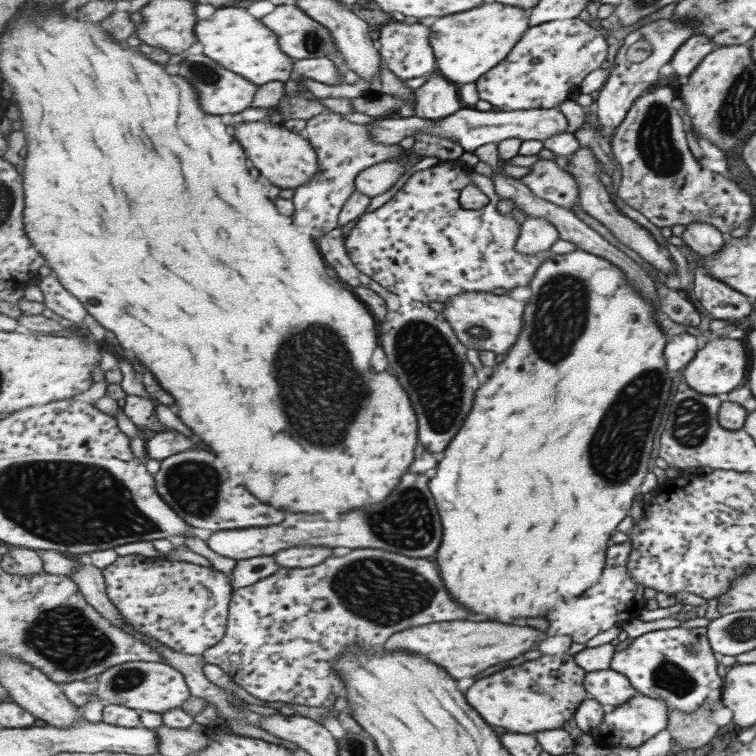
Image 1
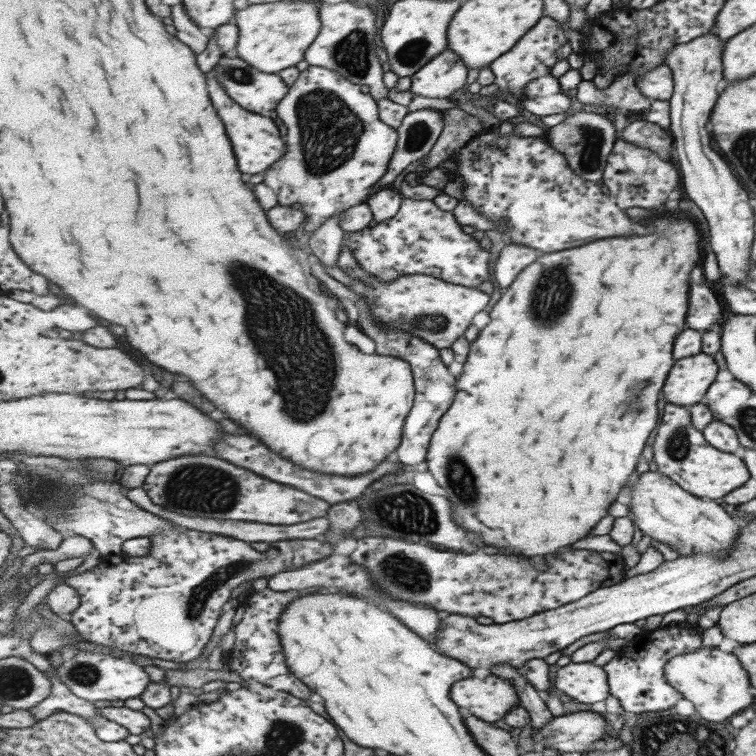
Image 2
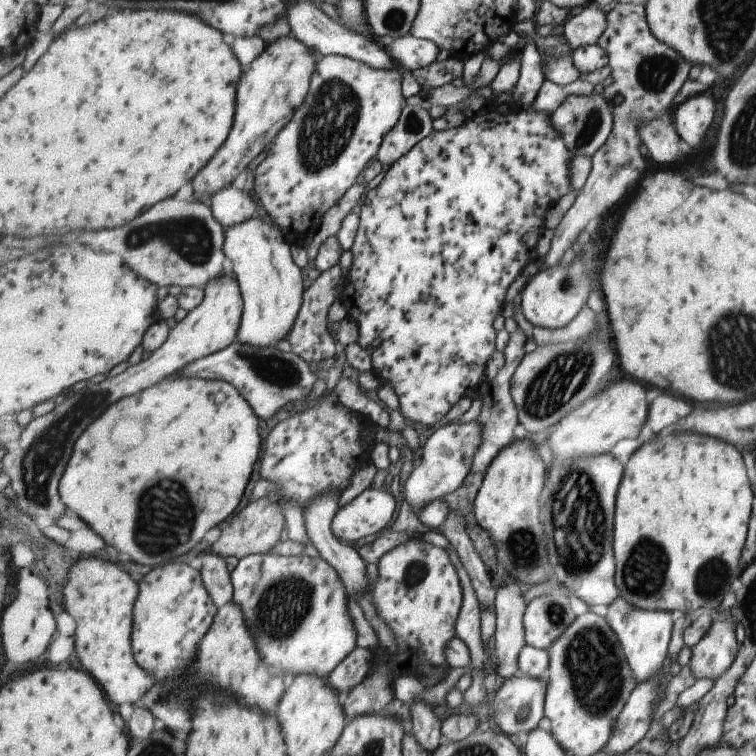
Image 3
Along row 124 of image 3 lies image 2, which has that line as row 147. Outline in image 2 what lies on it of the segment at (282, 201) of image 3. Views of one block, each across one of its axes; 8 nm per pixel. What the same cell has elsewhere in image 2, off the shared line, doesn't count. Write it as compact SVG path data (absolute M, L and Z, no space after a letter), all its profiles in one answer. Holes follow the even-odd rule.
M310 65L300 71L300 77L290 86L286 97L276 108L276 116L287 128L287 154L264 172L264 183L277 194L283 206L301 204L306 212L305 231L312 233L335 215L352 206L365 203L376 184L388 171L393 154L397 152L398 129L381 120L378 101L363 93L360 84L330 68Z

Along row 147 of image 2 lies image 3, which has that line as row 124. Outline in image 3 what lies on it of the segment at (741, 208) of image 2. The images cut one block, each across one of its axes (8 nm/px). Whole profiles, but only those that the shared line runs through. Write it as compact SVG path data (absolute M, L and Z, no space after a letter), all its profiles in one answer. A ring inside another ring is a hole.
M705 94L695 96L683 105L677 106L671 116L680 137L687 140L691 146L699 146L717 116L715 100Z

